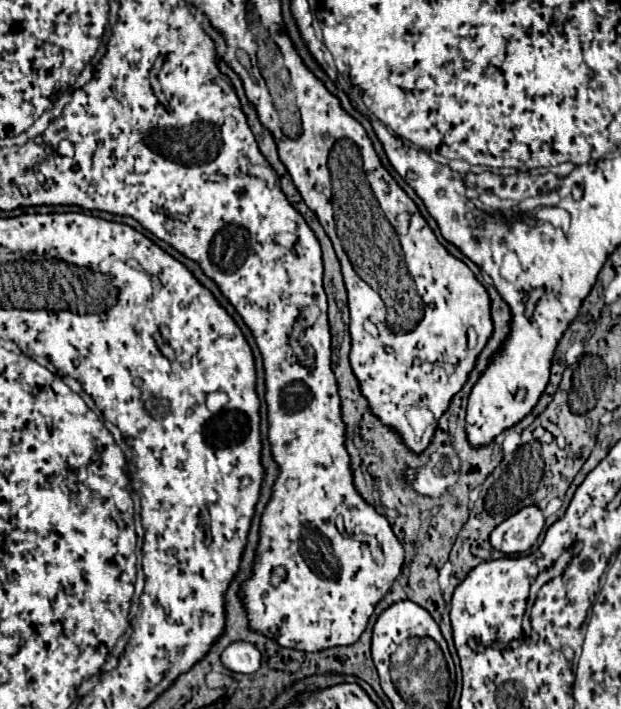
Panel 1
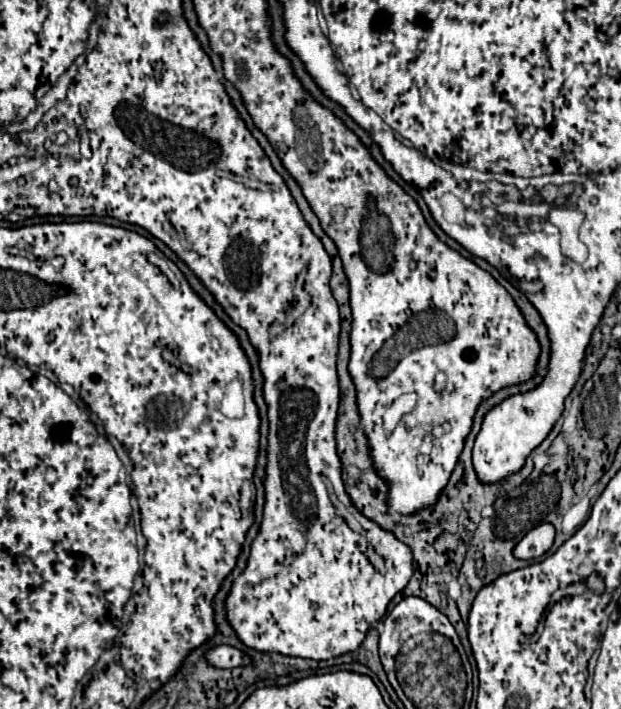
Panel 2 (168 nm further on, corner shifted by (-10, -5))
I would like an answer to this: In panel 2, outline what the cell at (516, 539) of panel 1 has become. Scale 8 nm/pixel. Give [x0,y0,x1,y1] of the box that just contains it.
[513,523,555,561]

